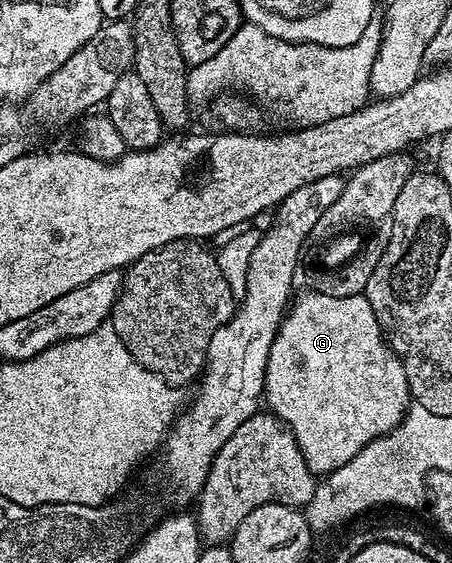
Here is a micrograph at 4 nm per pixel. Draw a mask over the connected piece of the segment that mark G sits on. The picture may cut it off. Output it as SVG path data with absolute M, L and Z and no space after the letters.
M302 291L290 303L275 342L271 342L271 354L267 354L263 400L268 411L291 430L307 466L315 474L328 474L351 462L363 446L396 428L406 414L409 399L401 359L389 349L366 296L329 298Z

